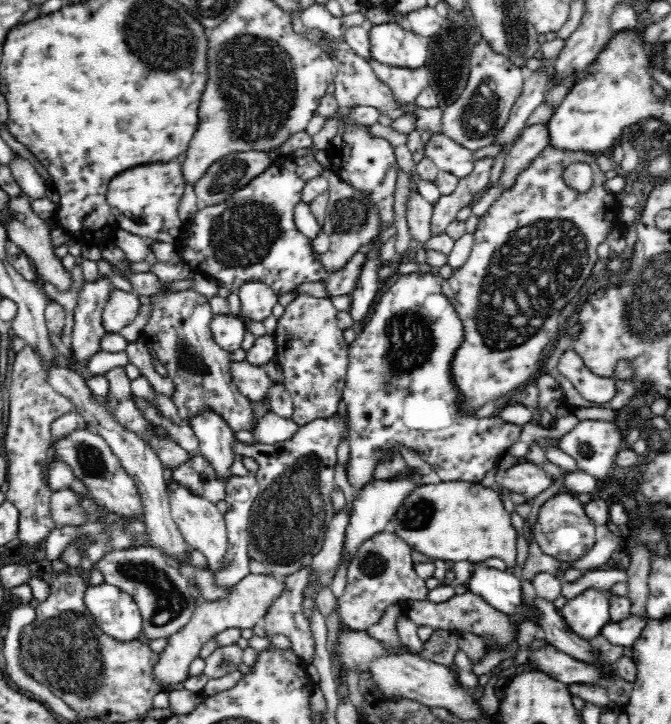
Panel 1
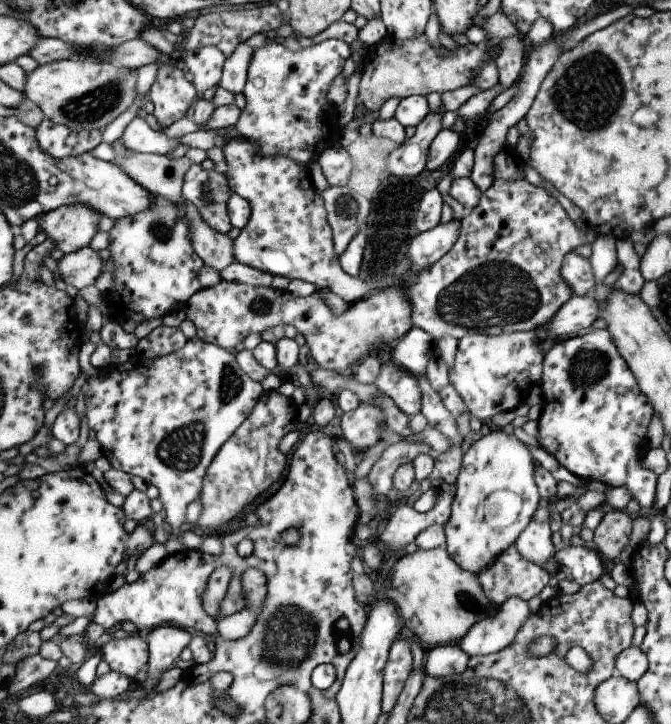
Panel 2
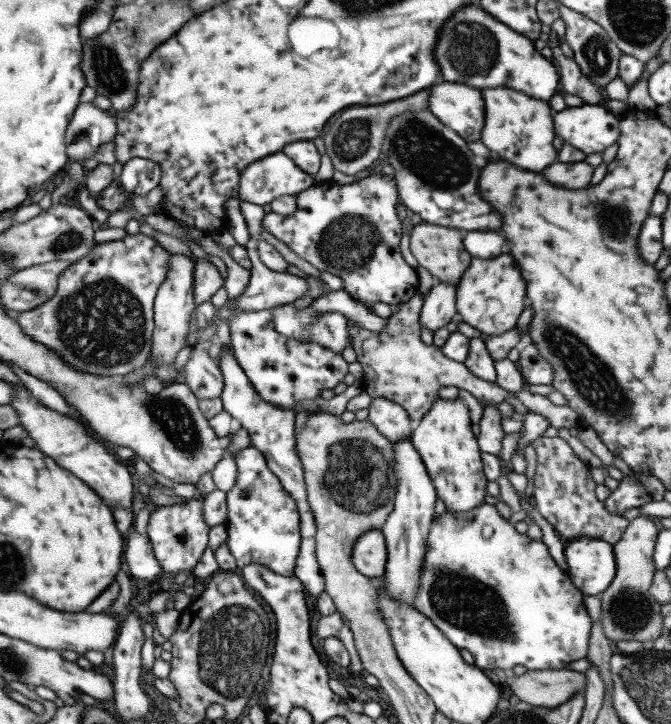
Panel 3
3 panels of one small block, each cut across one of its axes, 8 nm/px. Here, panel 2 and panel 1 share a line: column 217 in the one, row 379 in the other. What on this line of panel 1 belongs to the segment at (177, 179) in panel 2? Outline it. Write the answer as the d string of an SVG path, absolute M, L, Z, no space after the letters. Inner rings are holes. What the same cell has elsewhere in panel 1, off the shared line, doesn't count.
M248 360L230 362L228 372L230 372L230 380L240 388L240 392L248 400L262 400L270 392L272 380L268 378L264 366L256 366Z

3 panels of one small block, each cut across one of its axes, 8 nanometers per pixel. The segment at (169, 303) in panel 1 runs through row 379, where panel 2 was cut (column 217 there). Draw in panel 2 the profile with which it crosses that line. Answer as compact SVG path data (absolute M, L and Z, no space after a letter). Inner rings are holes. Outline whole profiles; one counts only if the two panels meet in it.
M193 164L185 176L185 196L221 234L235 228L229 214L229 202L235 196L235 190L231 188L227 174Z

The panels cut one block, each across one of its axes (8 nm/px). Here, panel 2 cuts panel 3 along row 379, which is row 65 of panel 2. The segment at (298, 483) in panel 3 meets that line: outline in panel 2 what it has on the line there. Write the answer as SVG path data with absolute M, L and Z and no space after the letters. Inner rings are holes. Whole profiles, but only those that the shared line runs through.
M241 44L235 54L227 60L225 64L225 72L221 78L221 88L227 88L233 94L243 94L247 90L247 82L249 82L249 68L251 68L251 60L253 60L255 50Z

